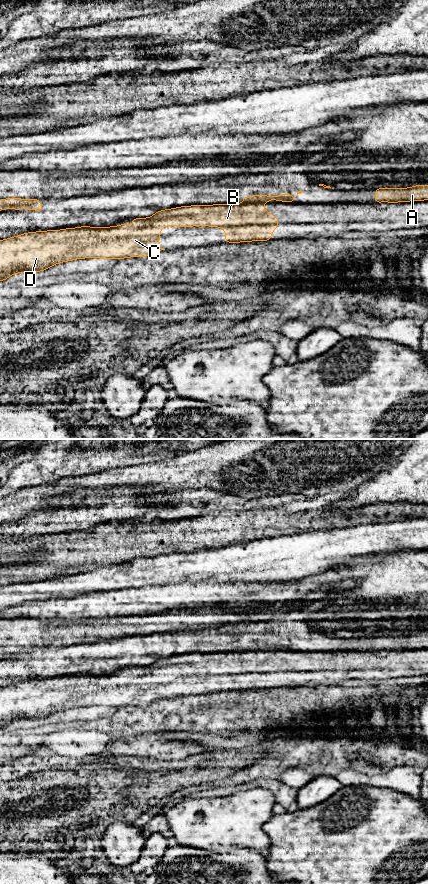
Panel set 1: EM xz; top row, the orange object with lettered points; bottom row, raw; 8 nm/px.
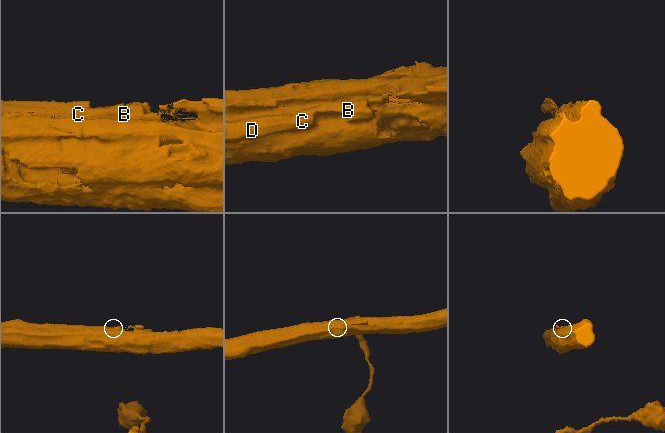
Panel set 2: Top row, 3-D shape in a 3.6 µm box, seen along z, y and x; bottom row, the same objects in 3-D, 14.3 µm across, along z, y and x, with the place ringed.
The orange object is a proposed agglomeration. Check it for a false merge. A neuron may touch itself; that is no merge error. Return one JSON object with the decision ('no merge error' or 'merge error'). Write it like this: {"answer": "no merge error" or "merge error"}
{"answer": "merge error"}

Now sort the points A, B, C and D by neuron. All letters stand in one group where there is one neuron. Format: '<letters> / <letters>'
A / B C D

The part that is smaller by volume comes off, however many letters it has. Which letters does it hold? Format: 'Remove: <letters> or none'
Remove: B, C, D

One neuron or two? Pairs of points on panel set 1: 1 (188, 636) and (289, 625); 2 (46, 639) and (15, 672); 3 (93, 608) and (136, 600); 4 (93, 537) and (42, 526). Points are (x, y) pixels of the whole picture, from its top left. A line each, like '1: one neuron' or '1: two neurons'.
1: one neuron
2: two neurons
3: one neuron
4: two neurons

